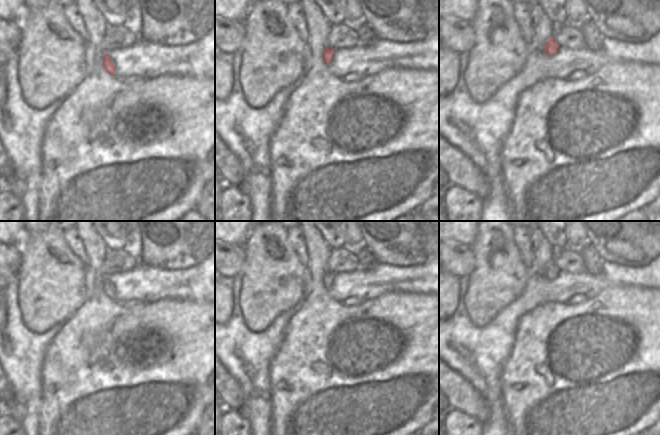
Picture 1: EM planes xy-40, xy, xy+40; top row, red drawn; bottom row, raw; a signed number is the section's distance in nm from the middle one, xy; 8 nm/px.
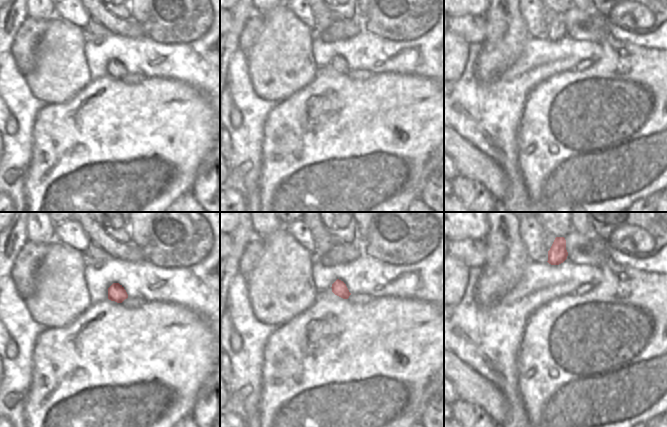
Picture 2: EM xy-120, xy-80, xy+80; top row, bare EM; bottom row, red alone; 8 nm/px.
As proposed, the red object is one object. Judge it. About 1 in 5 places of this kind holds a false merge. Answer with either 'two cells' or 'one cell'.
one cell

